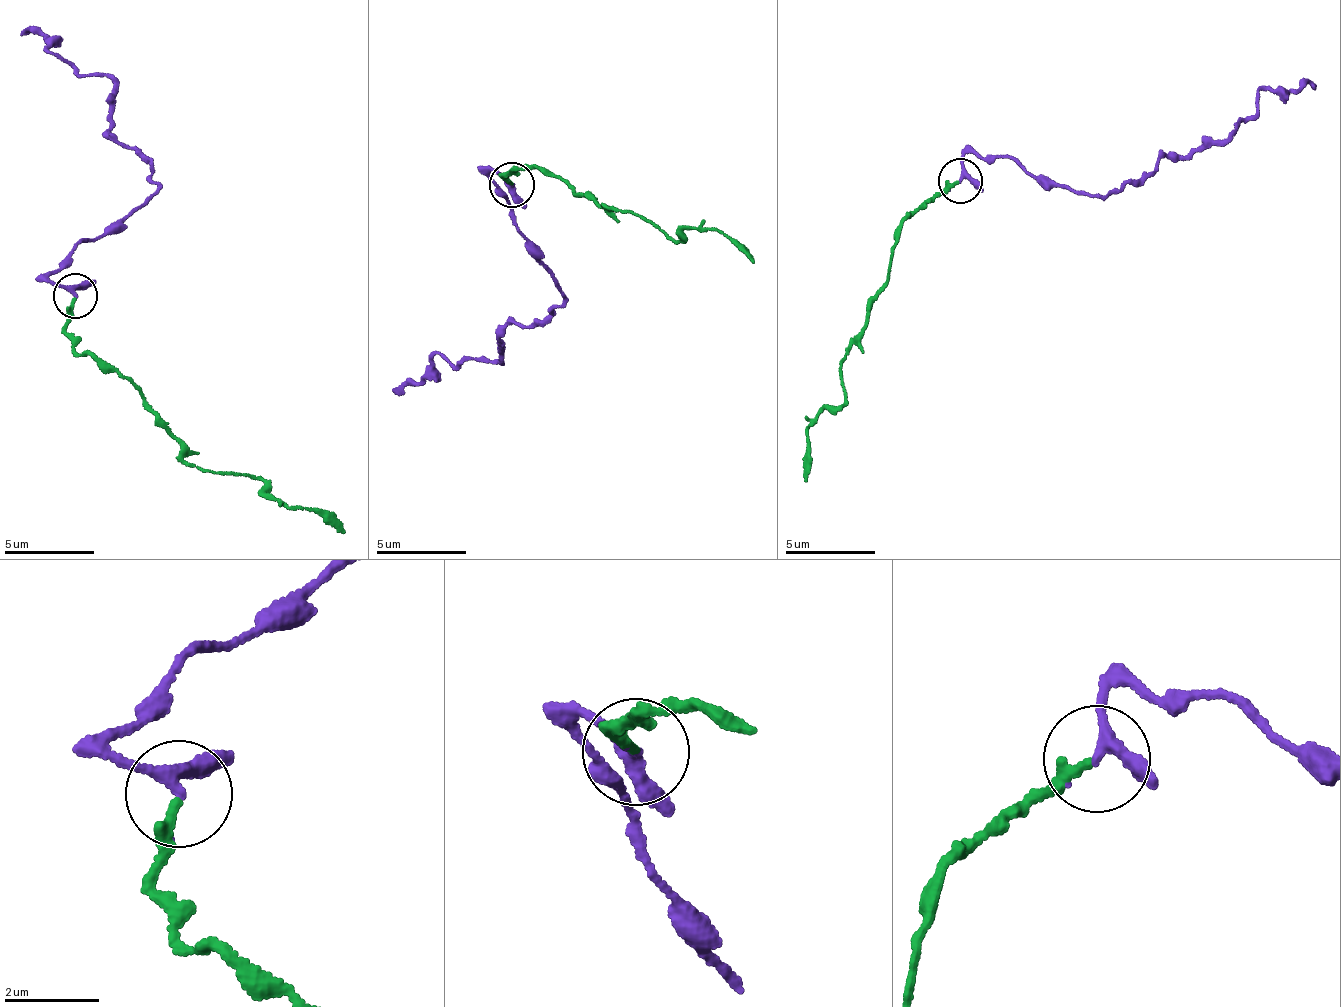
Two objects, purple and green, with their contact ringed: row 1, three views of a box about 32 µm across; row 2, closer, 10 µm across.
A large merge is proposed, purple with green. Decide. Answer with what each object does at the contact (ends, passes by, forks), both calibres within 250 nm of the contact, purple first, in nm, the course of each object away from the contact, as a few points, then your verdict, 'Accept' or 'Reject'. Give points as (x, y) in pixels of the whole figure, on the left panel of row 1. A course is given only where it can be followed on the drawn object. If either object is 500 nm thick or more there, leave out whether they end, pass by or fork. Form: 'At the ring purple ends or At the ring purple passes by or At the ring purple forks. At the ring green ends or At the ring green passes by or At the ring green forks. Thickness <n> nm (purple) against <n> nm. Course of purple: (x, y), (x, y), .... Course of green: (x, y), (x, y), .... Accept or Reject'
At the ring purple passes by. At the ring green ends. Thickness 260 nm (purple) against 200 nm. Course of purple: (74, 294), (51, 274), (159, 187), (149, 162), (109, 136), (111, 81), (81, 76), (44, 36), (22, 36). Course of green: (73, 296), (68, 325), (79, 354), (117, 366), (174, 435), (187, 462), (261, 478), (276, 501), (344, 532). Accept

